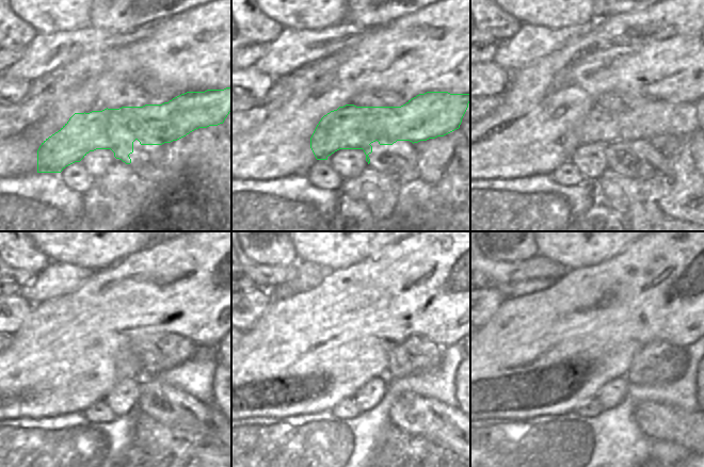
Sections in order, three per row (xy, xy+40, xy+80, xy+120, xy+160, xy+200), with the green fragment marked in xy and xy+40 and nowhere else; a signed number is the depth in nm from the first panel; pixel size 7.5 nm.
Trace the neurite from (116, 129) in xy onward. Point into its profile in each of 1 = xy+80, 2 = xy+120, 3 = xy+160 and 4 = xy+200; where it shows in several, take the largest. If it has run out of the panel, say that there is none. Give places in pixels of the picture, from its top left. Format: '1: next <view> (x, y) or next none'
1: next xy+80 (657, 118)
2: next xy+120 (152, 358)
3: next xy+160 (392, 372)
4: next xy+200 (632, 375)

